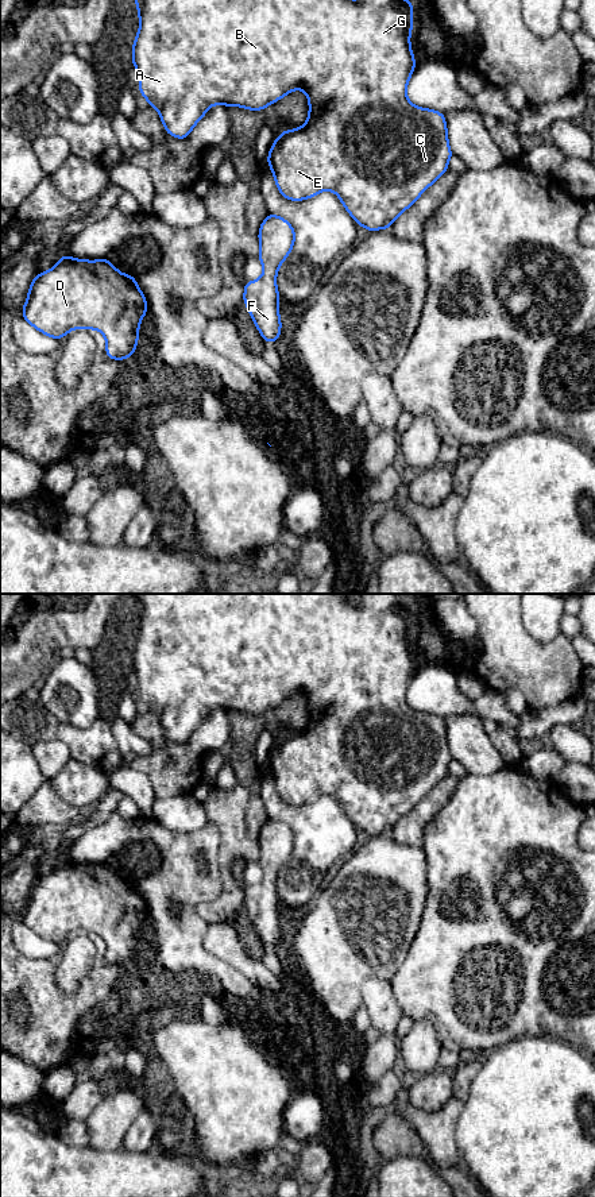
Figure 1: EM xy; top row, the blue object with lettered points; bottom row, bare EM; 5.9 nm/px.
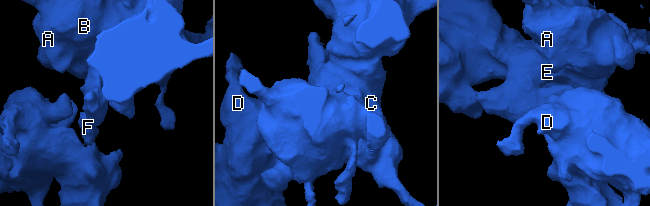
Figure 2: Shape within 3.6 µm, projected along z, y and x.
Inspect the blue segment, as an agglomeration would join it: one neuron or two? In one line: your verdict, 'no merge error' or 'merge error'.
no merge error

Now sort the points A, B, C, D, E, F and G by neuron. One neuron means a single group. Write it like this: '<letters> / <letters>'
A B C D E F G

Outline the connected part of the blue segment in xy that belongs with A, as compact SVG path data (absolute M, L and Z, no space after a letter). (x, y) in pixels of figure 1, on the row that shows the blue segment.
M135 0L135 3L140 27L131 53L132 65L139 76L139 92L148 105L159 112L166 132L173 138L186 139L212 105L236 105L260 111L295 89L306 93L309 101L306 123L300 128L285 130L278 135L267 155L267 166L273 170L275 185L285 198L301 201L312 198L322 190L331 190L337 194L356 224L370 232L389 229L395 219L448 170L448 162L453 154L448 143L444 113L416 107L406 96L409 80L417 65L410 46L413 30L413 4L410 0Z

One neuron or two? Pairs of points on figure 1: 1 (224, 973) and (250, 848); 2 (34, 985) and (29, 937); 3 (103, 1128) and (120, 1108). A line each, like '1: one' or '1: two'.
1: two
2: two
3: one

